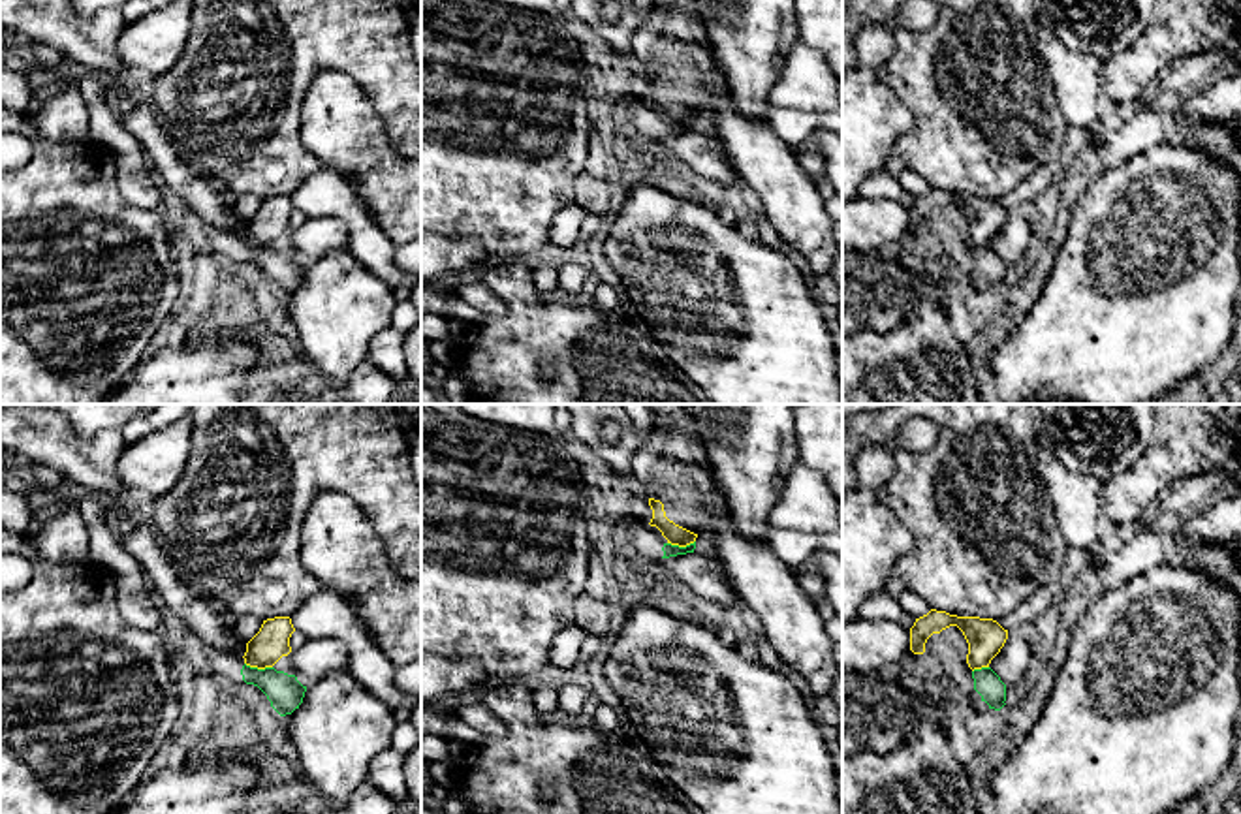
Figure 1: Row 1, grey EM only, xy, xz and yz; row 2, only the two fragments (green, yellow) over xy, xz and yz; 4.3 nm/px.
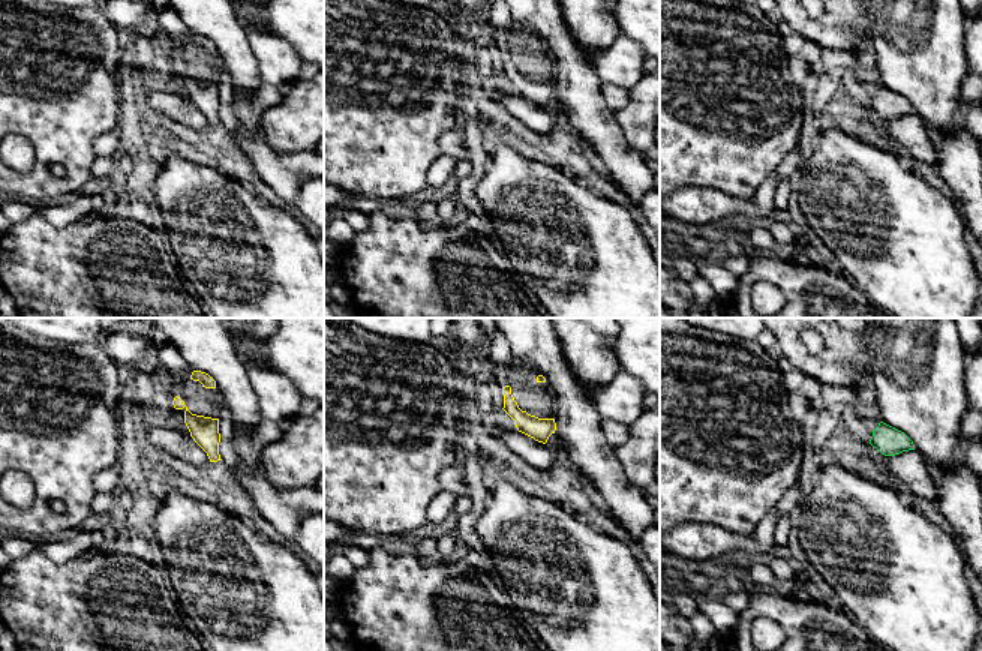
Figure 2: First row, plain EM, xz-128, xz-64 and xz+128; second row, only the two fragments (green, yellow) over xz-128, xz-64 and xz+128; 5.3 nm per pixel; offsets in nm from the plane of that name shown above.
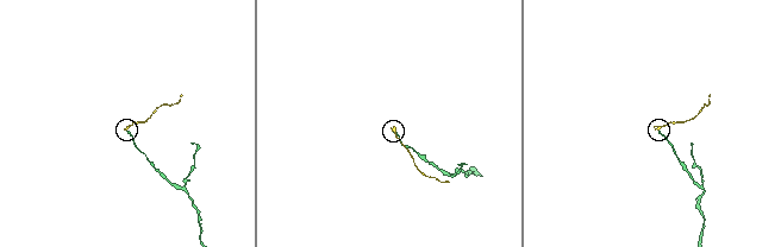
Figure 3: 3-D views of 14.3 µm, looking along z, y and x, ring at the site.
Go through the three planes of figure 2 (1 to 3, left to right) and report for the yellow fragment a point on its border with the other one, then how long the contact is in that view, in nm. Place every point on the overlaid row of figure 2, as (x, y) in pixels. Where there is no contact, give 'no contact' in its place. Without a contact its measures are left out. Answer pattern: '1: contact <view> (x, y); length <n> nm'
1: no contact
2: no contact
3: no contact

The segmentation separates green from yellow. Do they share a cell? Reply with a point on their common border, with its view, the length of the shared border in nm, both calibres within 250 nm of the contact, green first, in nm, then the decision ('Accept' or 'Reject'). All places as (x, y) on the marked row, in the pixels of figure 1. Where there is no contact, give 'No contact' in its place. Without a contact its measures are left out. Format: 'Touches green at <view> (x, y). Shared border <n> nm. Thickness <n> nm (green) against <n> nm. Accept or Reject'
Touches green at xy (256, 668). Shared border 120 nm. Thickness 150 nm (green) against 150 nm. Reject

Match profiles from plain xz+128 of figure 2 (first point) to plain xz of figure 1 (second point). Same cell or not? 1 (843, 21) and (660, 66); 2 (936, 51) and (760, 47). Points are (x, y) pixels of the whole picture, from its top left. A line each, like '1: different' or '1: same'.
1: different
2: same

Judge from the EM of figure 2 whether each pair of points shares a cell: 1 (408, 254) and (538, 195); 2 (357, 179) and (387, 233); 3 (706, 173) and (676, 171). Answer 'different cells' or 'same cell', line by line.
1: different cells
2: different cells
3: same cell

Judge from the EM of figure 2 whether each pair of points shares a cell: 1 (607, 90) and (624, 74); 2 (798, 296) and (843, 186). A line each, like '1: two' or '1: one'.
1: two
2: two

